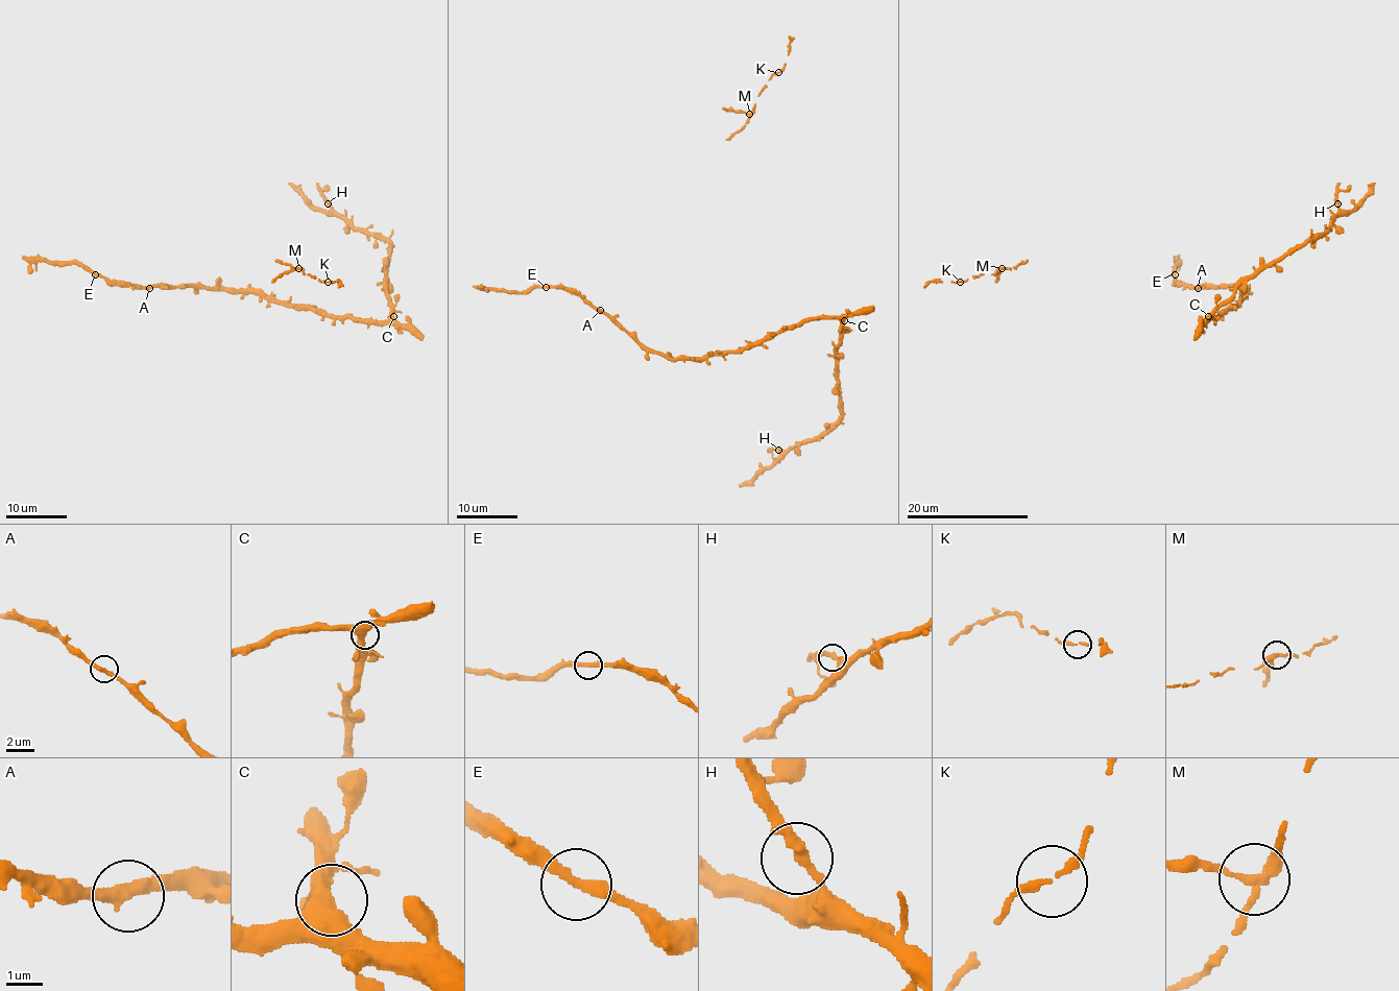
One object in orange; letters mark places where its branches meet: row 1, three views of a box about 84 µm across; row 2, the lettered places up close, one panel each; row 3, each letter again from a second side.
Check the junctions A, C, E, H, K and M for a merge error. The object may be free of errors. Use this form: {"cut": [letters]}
{"cut": ["M"]}

